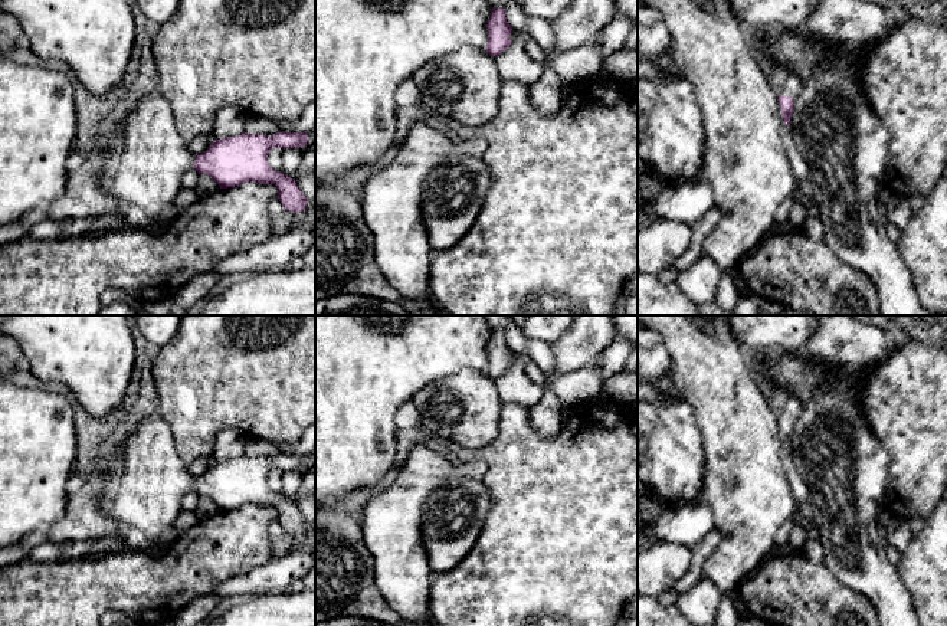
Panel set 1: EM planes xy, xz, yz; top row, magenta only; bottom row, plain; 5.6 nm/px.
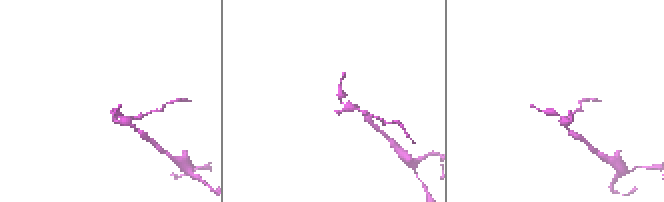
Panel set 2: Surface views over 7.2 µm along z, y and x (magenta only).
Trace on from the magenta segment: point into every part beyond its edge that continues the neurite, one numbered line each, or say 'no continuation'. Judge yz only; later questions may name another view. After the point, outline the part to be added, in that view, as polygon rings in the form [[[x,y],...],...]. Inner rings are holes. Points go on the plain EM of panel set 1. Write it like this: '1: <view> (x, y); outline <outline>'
1: yz (792, 407); outline [[[787,396],[783,407],[780,409],[779,416],[796,422],[802,409],[803,409],[803,404],[799,402],[797,397]]]

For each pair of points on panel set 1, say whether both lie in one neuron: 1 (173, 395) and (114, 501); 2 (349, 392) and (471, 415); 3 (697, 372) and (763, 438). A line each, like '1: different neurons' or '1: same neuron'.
1: different neurons
2: different neurons
3: same neuron

